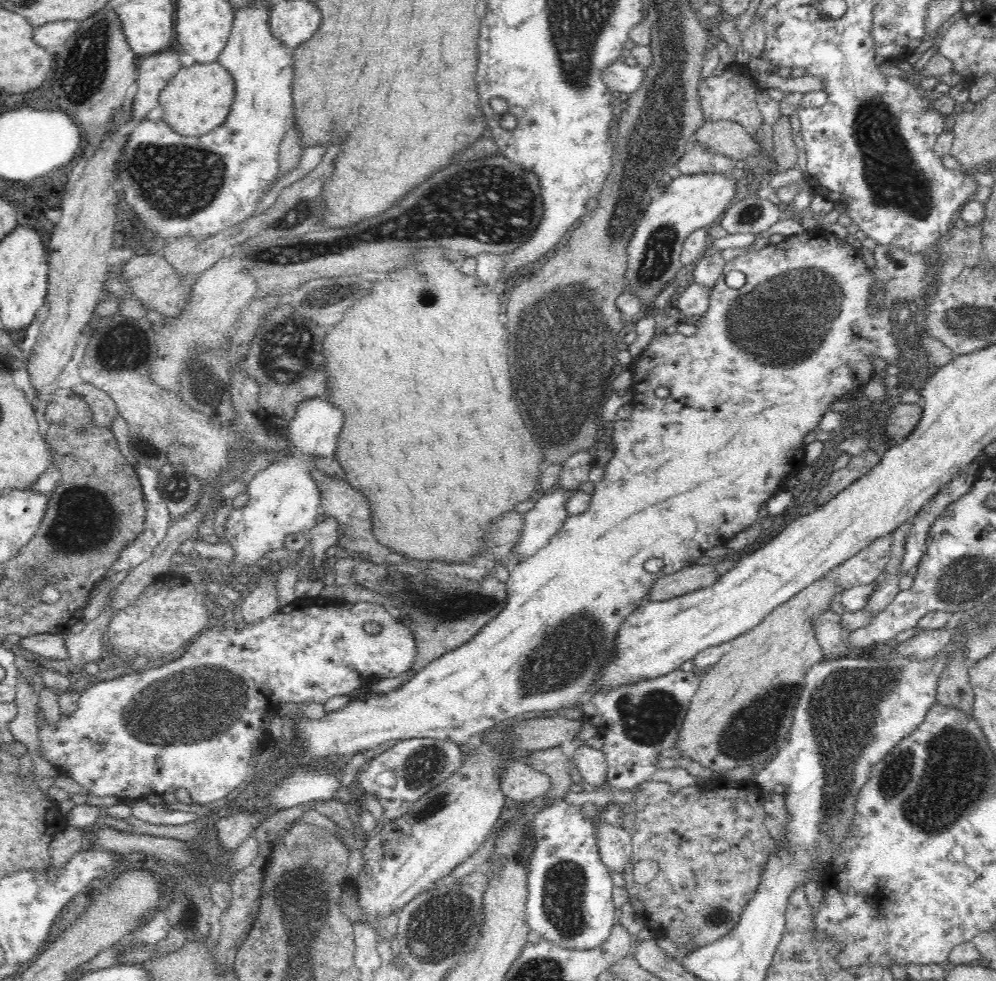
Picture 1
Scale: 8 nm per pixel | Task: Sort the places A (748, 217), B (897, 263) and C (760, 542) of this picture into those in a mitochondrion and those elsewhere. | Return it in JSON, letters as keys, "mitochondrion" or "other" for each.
{"A":"mitochondrion","B":"other","C":"other"}

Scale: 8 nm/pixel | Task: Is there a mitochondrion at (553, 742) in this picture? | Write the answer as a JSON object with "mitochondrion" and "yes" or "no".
{"mitochondrion":"no"}

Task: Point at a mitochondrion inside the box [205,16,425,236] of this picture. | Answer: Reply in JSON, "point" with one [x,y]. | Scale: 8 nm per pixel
{"point":[300,214]}

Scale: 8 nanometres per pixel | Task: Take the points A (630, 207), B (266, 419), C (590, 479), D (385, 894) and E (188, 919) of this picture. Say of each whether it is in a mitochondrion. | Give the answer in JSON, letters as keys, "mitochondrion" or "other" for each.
{"A":"mitochondrion","B":"other","C":"other","D":"other","E":"mitochondrion"}

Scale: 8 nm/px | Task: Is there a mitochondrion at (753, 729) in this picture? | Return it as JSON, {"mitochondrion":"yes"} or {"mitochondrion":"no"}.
{"mitochondrion":"yes"}

